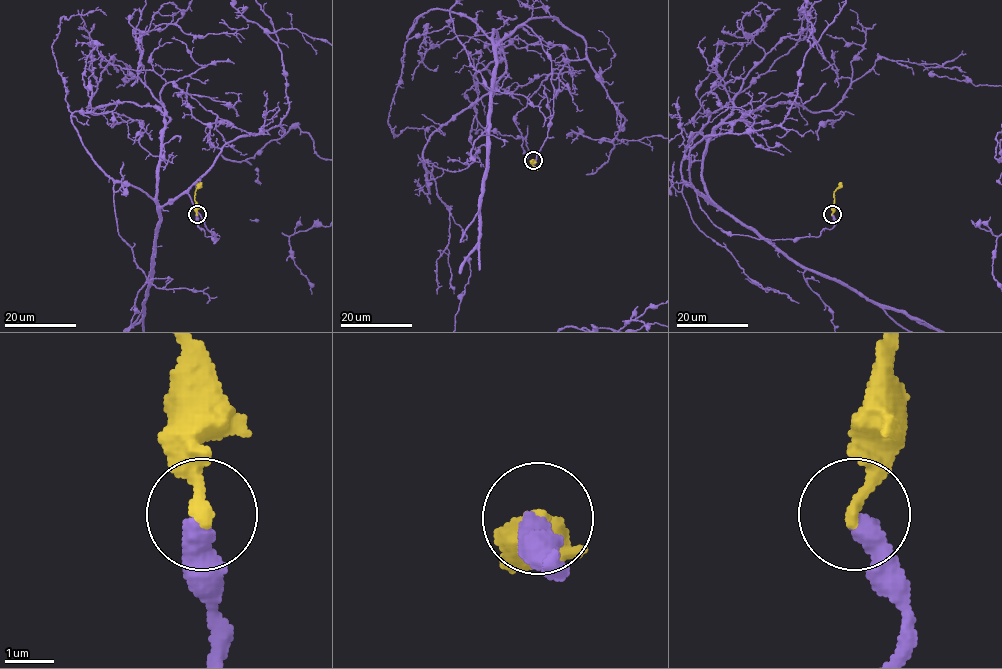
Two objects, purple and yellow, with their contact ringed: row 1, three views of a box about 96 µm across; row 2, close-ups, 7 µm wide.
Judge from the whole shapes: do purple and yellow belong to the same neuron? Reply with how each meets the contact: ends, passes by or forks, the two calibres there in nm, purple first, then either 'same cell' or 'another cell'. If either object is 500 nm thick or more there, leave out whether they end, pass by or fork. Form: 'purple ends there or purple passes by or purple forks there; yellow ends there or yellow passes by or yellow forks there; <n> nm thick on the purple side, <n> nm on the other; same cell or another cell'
purple ends there; yellow ends there; 440 nm thick on the purple side, 280 nm on the other; another cell

